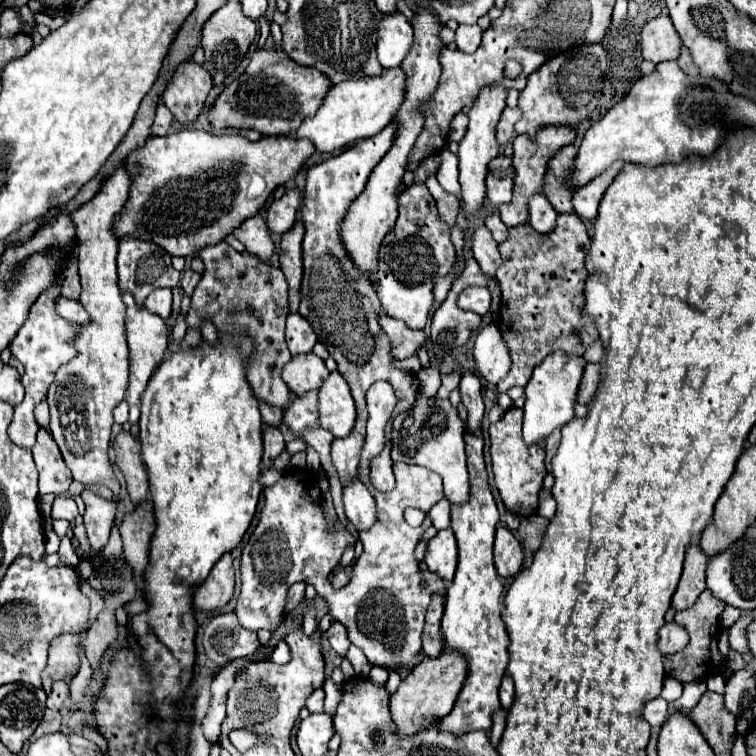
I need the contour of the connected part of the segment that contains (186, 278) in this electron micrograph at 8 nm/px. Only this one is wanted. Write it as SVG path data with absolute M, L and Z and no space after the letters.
M188 269L188 271L184 271L181 276L180 286L188 295L192 295L192 291L194 291L194 287L196 287L196 283L198 283L201 279L201 274L192 271L192 269Z

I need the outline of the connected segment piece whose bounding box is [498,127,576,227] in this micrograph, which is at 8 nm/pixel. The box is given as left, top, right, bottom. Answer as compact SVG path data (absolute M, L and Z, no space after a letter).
M544 127L538 131L536 141L532 143L526 135L518 135L514 139L514 155L512 155L512 165L514 165L514 197L510 205L502 205L502 209L498 209L502 221L508 227L514 225L522 225L528 223L528 199L536 193L542 193L542 185L544 185L544 175L548 169L548 161L554 157L554 153L558 153L558 149L574 143L576 131L570 127Z

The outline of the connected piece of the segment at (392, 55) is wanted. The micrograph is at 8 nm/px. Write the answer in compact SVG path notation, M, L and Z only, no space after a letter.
M402 13L386 15L378 25L378 61L384 69L394 69L402 65L402 59L410 53L412 45L412 25Z

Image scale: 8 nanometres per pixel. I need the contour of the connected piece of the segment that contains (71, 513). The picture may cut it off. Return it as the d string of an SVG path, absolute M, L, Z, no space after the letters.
M62 495L62 497L56 497L54 499L54 505L52 505L52 517L54 519L66 519L66 521L74 521L78 515L78 507L74 503L74 499L70 499L70 495Z

